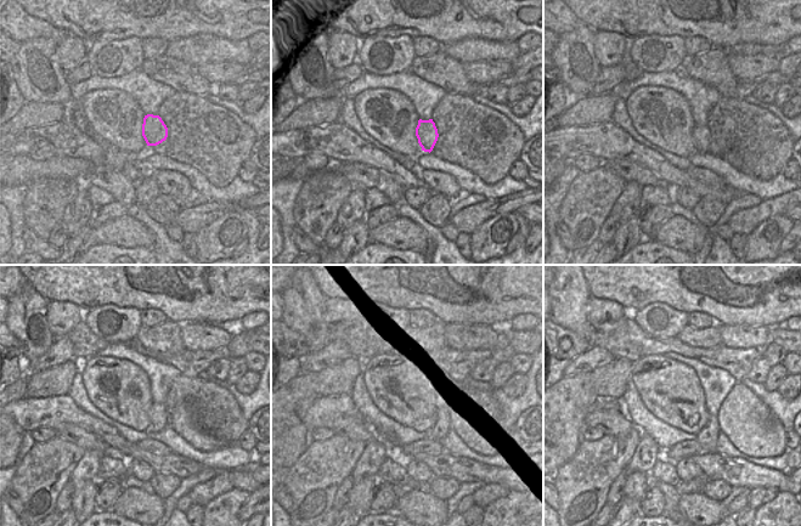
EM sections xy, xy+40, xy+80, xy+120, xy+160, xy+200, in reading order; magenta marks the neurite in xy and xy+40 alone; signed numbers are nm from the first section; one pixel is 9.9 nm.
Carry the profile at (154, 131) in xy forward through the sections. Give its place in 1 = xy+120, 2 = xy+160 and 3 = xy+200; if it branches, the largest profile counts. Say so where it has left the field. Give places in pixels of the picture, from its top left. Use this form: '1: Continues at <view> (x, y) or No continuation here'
1: Continues at xy+120 (157, 413)
2: Continues at xy+160 (441, 426)
3: Continues at xy+200 (708, 437).

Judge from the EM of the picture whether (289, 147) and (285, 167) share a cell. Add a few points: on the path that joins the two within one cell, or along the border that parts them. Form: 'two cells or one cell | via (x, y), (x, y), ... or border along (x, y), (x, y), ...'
two cells | border along (283, 156), (302, 159)

